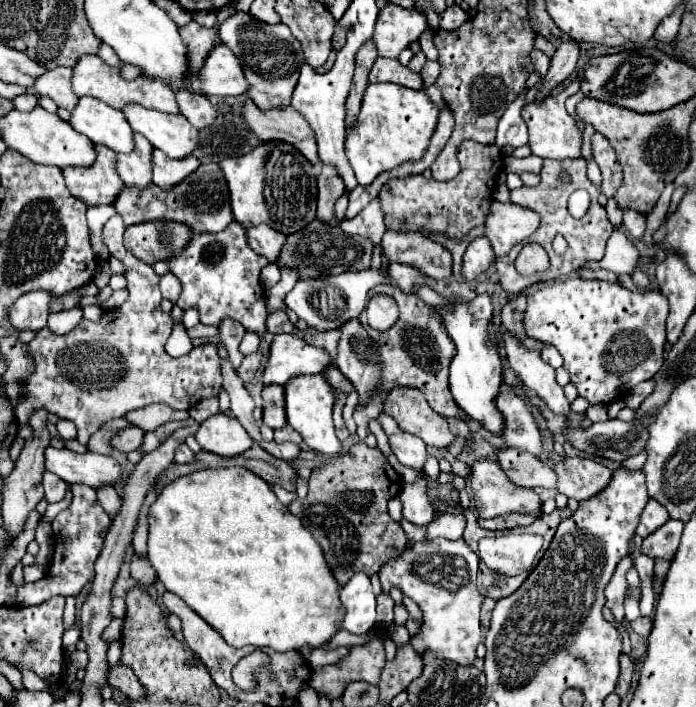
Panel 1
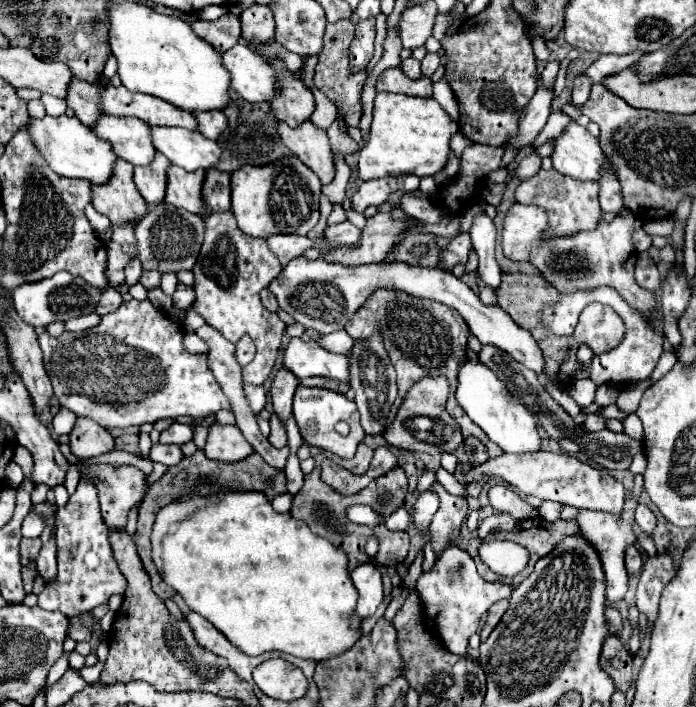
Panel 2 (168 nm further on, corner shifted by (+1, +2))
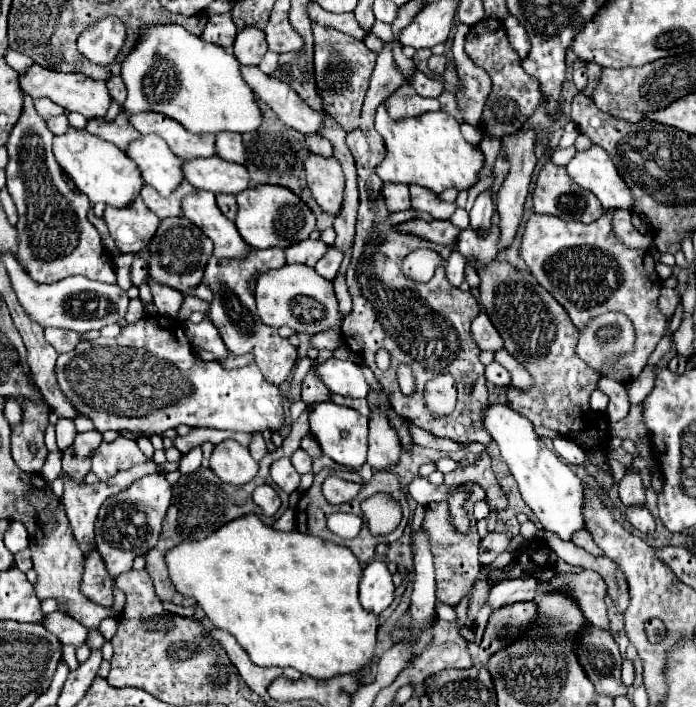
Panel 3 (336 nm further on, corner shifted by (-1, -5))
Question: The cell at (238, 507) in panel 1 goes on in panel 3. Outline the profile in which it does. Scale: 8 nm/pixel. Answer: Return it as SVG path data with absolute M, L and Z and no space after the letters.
M244 515L244 517L238 517L238 519L230 521L230 523L226 523L224 527L214 531L214 535L208 535L202 541L180 543L178 547L170 549L166 553L166 563L168 563L168 571L170 571L170 579L172 579L174 587L180 593L184 593L186 597L192 595L198 601L198 605L204 609L204 613L208 615L208 619L210 619L210 623L214 627L230 631L236 637L236 641L240 643L240 647L248 651L252 663L258 665L258 667L294 667L294 669L298 669L304 675L314 677L314 679L332 679L334 675L362 673L370 665L370 661L374 657L376 633L378 633L378 617L374 613L368 613L358 601L358 587L360 587L364 565L356 559L356 555L348 547L330 543L330 541L322 541L322 539L318 539L314 535L304 535L304 533L298 533L298 531L282 533L282 531L276 531L272 527L266 527L256 515Z

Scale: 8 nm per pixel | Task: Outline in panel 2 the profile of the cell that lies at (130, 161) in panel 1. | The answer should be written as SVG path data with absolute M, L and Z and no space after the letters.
M156 152L154 160L148 166L134 168L136 188L142 194L142 198L148 202L148 206L154 206L164 200L166 168L168 168L168 160L160 152Z

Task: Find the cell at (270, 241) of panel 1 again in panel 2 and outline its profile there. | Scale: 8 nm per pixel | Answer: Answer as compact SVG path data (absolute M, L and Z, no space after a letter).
M274 234L266 238L268 248L274 252L274 256L280 260L280 266L284 268L292 258L302 256L306 248L312 246L312 240L306 236L292 236L292 234Z

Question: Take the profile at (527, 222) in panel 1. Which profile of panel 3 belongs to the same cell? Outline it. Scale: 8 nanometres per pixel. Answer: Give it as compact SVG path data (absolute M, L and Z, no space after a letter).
M534 213L524 229L520 255L536 281L568 311L576 329L582 331L594 317L608 311L624 313L634 323L636 341L632 353L608 359L600 371L620 383L636 379L656 343L666 335L666 319L658 309L662 281L650 251L626 247L612 231L612 213L604 213L590 225Z

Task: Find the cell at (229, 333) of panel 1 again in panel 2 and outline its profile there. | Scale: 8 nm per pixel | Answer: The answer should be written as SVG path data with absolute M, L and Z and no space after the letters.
M244 334L238 342L236 342L236 360L240 366L246 366L248 362L252 362L256 354L256 348L252 344L252 338L248 334Z

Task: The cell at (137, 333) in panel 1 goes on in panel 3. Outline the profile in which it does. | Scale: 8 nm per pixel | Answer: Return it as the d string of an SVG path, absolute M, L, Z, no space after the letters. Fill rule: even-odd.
M146 315L138 323L126 325L116 339L98 337L98 341L86 341L84 349L78 347L76 351L58 357L56 375L64 395L82 415L92 419L100 433L108 429L162 433L180 423L188 427L214 427L244 433L262 433L266 429L276 433L284 425L284 399L280 387L268 383L254 363L242 369L226 371L216 361L202 361L200 357L194 357L194 349L182 331L182 323L168 317ZM132 351L152 357L132 357Z

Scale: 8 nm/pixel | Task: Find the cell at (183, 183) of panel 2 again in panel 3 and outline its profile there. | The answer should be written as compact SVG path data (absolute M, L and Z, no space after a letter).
M198 191L198 195L190 195L184 199L184 215L186 219L190 219L196 227L202 229L204 235L208 235L214 241L214 255L218 259L246 259L250 253L250 247L246 245L246 241L240 237L236 225L232 221L228 221L222 211L216 205L216 197L210 195L210 191Z

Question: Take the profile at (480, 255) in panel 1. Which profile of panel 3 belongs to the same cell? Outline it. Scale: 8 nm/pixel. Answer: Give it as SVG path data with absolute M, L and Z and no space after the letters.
M452 251L450 257L446 261L442 261L442 265L444 265L444 271L446 271L446 279L454 287L460 287L460 283L464 281L464 265L466 265L466 259L458 251Z

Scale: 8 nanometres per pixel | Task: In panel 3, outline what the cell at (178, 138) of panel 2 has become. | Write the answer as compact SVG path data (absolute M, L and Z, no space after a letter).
M214 157L214 159L192 159L190 163L184 161L184 171L186 171L186 181L190 185L194 185L196 189L210 191L214 195L218 195L218 193L238 195L238 193L242 193L242 191L246 191L250 187L248 169L242 167L242 165L238 165L238 163L226 163L220 157Z

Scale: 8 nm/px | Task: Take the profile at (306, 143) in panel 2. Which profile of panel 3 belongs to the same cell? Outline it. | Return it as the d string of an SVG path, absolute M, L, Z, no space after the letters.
M310 153L304 167L312 197L326 213L336 217L340 213L344 195L344 173L340 163L336 159L322 159Z

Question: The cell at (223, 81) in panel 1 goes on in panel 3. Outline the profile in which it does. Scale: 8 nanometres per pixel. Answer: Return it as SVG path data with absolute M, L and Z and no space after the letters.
M242 67L242 77L252 87L256 97L264 101L274 113L292 129L302 135L316 135L324 129L324 117L320 111L308 107L286 83L270 79L258 67Z

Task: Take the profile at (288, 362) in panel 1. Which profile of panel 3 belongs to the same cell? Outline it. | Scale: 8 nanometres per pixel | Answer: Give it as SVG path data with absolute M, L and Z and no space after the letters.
M332 357L322 365L314 365L314 369L318 371L322 383L332 393L338 393L344 397L366 397L370 391L360 365L352 361L342 361Z

